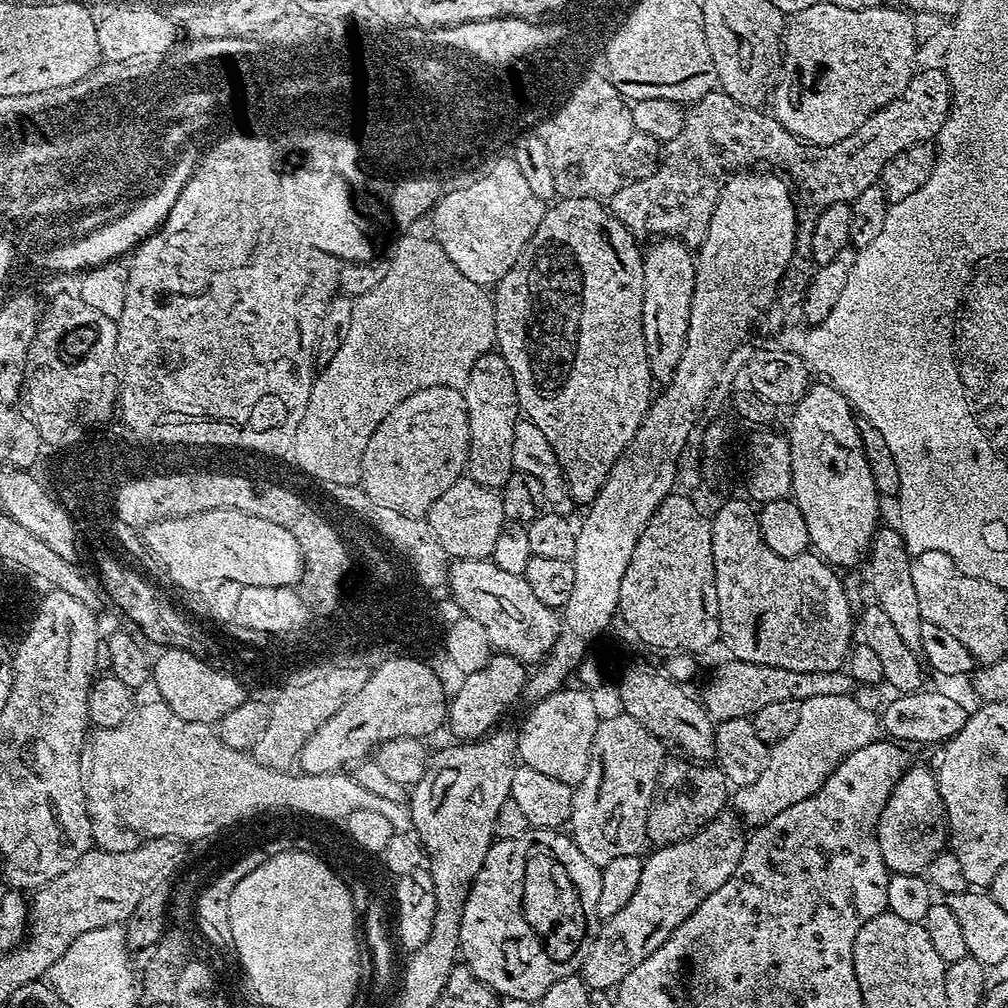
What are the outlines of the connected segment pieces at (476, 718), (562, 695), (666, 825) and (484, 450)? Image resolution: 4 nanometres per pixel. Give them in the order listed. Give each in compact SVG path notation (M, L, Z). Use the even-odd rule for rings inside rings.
M507 654L489 655L488 664L482 670L474 670L463 677L464 680L451 697L448 706L447 727L457 741L467 742L481 739L501 723L500 720L512 708L516 699L521 699L526 683L526 666L518 658Z
M565 686L559 692L551 692L535 701L524 720L524 725L518 728L516 742L520 764L573 786L580 784L582 778L586 778L594 734L602 719L601 713L596 713L596 704L588 693L591 691L580 686L575 687Z
M687 758L665 759L646 814L646 834L652 846L689 840L729 807L730 785L719 766Z
M491 350L478 356L466 378L466 386L462 390L468 415L468 466L467 475L477 480L484 487L500 490L513 474L512 443L514 430L521 415L519 404L516 402L516 387L510 374L510 366L506 366L506 358L498 350Z

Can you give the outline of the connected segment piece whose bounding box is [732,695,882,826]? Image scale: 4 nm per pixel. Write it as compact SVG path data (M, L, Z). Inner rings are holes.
M819 695L801 701L801 721L789 737L771 747L761 777L733 793L733 807L749 825L765 824L794 803L812 796L845 757L881 737L879 715L855 700L846 695Z

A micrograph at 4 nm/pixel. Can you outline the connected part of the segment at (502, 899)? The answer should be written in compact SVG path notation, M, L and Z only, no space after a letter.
M532 828L522 834L522 838L496 840L488 849L468 892L468 900L464 903L459 950L463 963L501 997L533 1002L539 1002L546 990L554 986L554 982L579 973L586 954L590 954L590 946L594 946L594 938L598 938L600 933L600 930L582 924L582 920L568 924L568 903L560 902L556 906L553 896L548 930L542 932L530 922L524 887L528 884L528 867L536 858L553 867L550 868L550 874L558 878L558 882L564 882L564 894L574 890L574 876L578 878L576 872L580 870L582 892L578 894L578 906L582 906L582 914L586 912L588 916L588 912L594 908L594 902L598 902L598 893L602 891L600 868L590 862L582 850L578 850L571 835L551 828Z

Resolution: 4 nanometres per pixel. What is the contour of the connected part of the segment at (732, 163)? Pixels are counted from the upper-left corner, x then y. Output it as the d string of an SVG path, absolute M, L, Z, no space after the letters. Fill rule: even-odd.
M940 66L923 68L913 74L906 90L902 90L898 98L894 98L870 118L866 118L866 122L862 122L862 126L858 126L854 134L842 138L842 142L833 144L810 144L807 140L799 140L767 111L751 104L734 102L734 98L730 98L730 94L722 90L707 92L701 100L691 101L690 107L685 111L682 128L678 130L678 134L674 134L674 138L670 138L663 145L658 170L650 174L650 178L621 183L620 188L610 198L612 213L637 238L675 238L683 240L689 248L696 250L704 243L710 218L716 209L716 199L720 196L720 189L729 174L737 170L748 170L753 166L771 166L786 174L796 202L796 252L784 274L782 291L778 296L780 308L778 304L767 309L762 320L766 331L776 332L783 326L792 304L801 303L812 281L812 275L816 273L818 265L812 260L812 235L822 210L830 210L830 206L835 204L851 204L854 198L858 198L858 194L862 194L862 190L866 190L866 186L879 181L886 162L890 162L894 154L902 154L902 150L910 146L931 141L946 122L952 106L952 87L948 81L948 74Z

